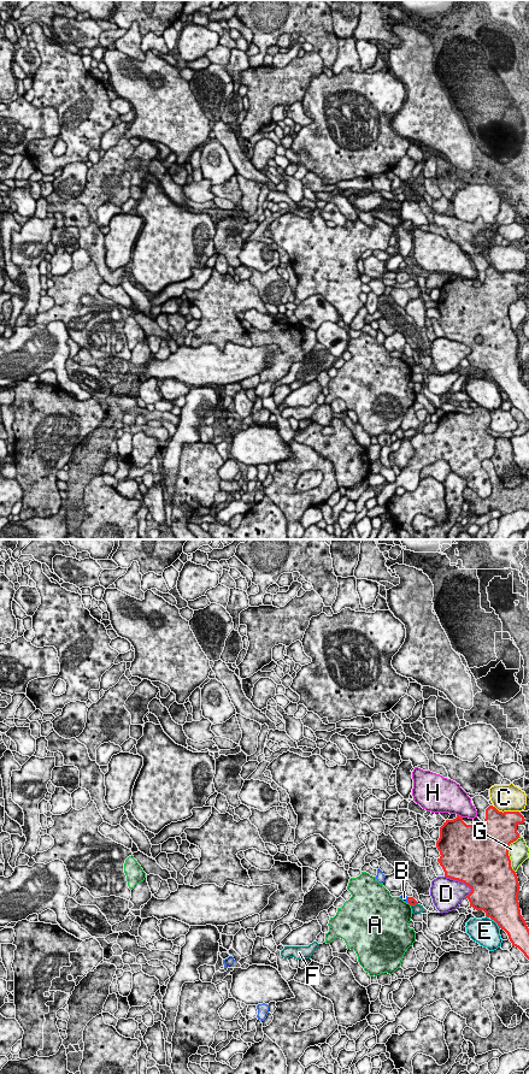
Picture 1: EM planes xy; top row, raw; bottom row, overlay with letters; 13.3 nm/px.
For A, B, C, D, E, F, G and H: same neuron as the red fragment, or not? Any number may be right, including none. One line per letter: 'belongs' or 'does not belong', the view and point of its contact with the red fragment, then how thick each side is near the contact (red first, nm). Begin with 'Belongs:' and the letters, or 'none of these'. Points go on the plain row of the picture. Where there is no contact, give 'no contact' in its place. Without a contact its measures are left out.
Belongs: none of these
A: does not belong | no contact
B: does not belong | xy (407, 360) | 100/90 nm
C: does not belong | xy (505, 272) | 460/360 nm
D: does not belong | xy (459, 341) | 500/400 nm
E: does not belong | xy (497, 383) | 460/360 nm
F: does not belong | xy (413, 365) | 100/120 nm
G: does not belong | xy (507, 313) | 500/280 nm
H: does not belong | xy (458, 276) | 380/380 nm

